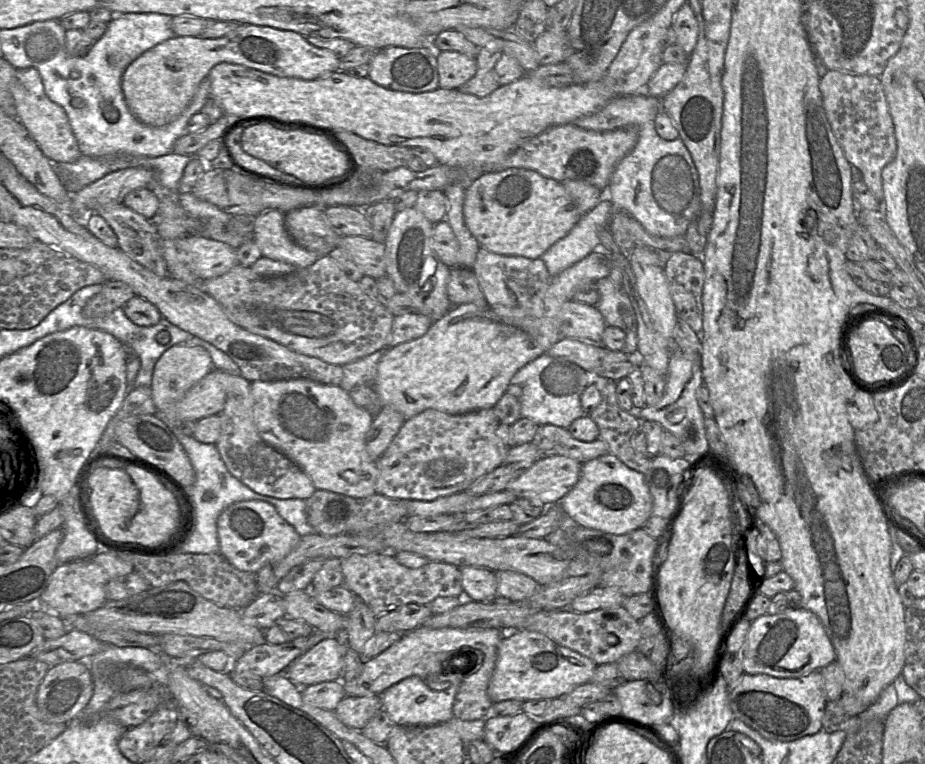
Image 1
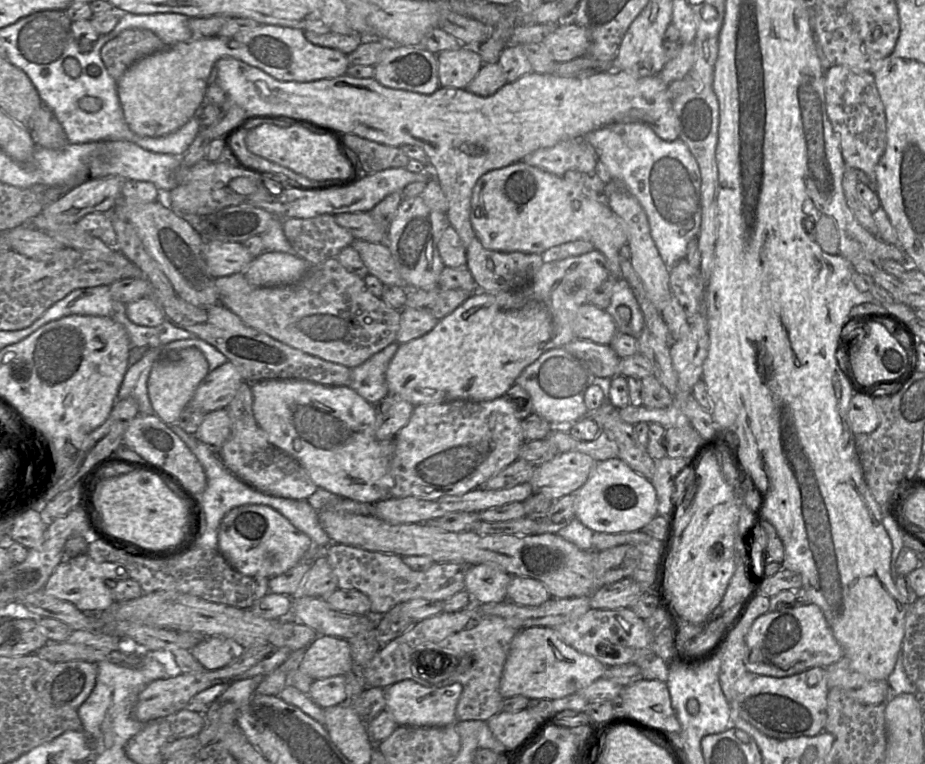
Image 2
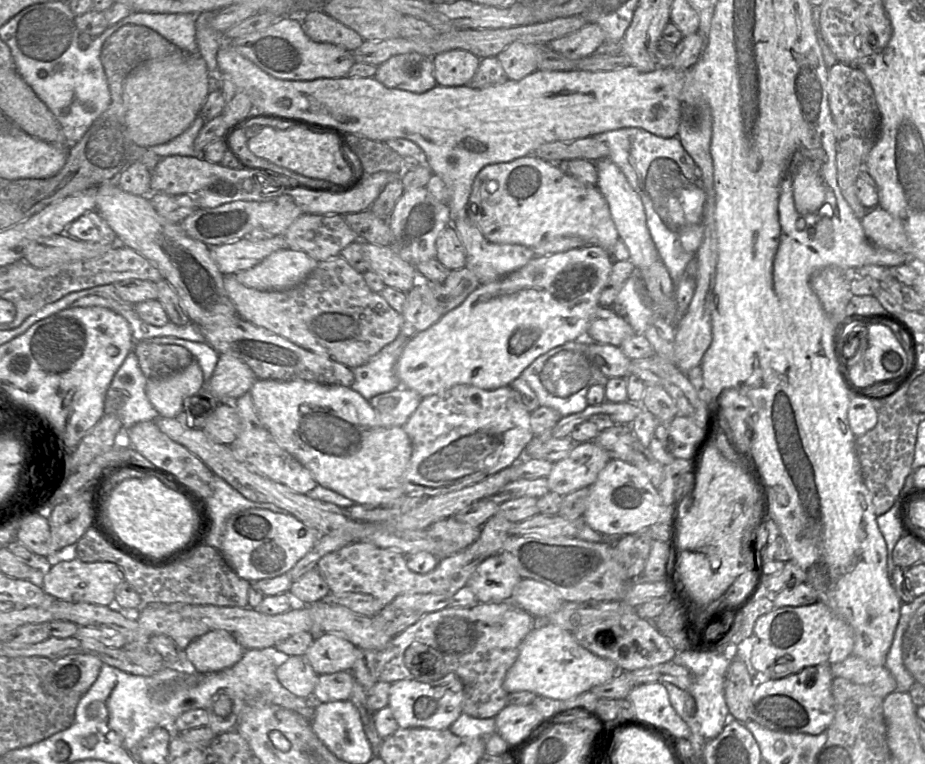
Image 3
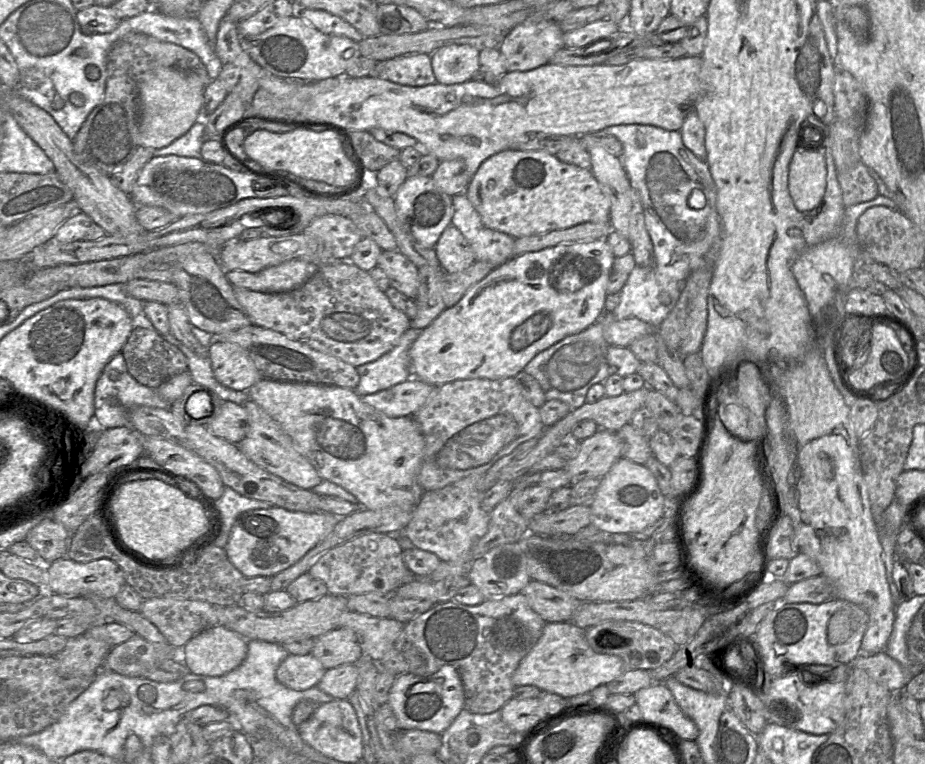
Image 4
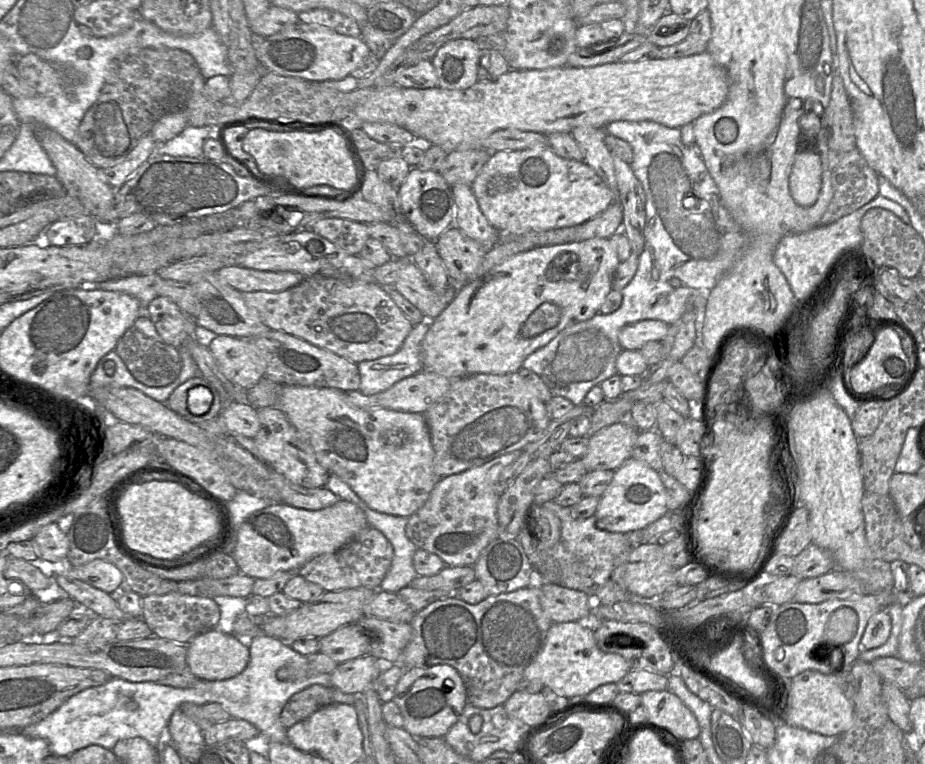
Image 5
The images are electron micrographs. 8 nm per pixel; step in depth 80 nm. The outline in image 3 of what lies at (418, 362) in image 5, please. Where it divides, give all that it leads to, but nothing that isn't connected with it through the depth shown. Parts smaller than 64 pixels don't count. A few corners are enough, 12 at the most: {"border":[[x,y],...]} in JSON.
{"border":[[399,335],[364,365],[351,388],[366,400],[399,388]]}

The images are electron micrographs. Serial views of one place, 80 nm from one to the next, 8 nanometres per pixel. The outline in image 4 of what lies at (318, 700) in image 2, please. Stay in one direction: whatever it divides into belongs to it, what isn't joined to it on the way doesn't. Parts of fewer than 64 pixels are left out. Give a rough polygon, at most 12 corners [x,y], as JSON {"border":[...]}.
{"border":[[357,665],[328,669],[317,686],[335,700],[356,690]]}

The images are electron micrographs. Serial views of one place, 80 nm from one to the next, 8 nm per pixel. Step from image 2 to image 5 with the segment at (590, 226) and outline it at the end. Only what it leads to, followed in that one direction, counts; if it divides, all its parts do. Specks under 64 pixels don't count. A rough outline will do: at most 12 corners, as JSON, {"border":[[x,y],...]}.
{"border":[[549,145],[492,152],[472,191],[501,234],[581,225],[615,194]]}

